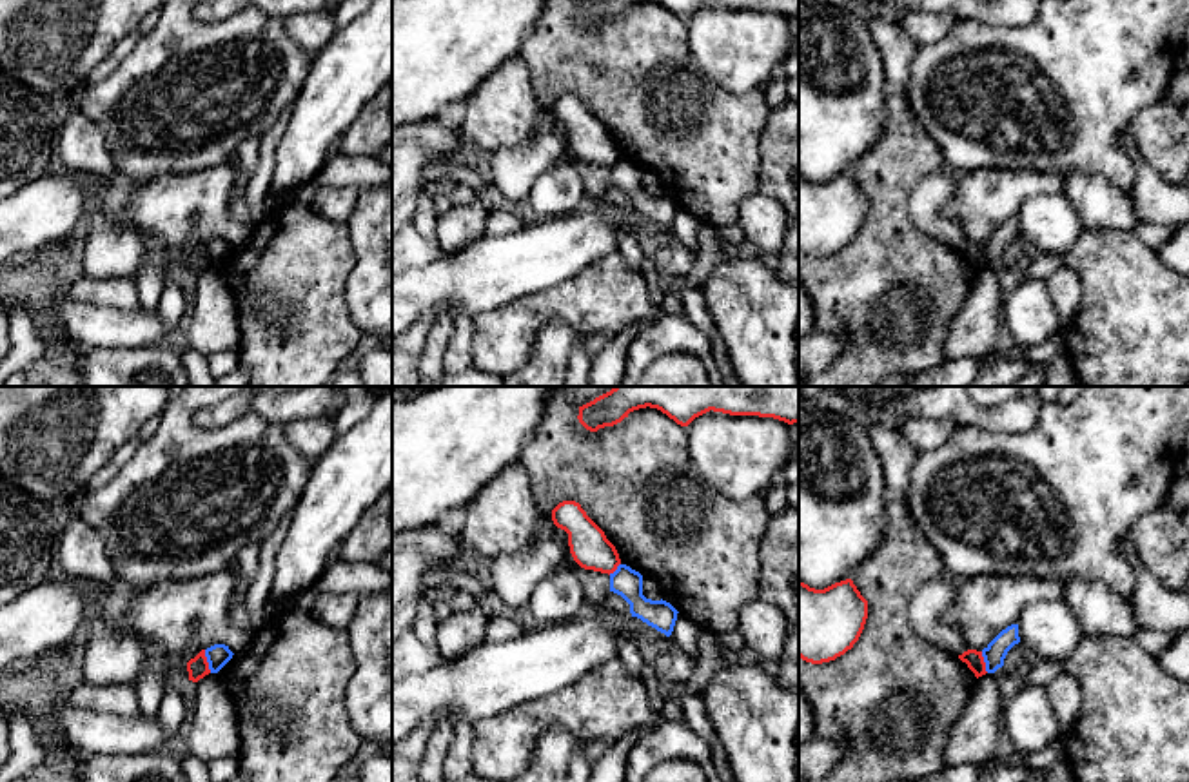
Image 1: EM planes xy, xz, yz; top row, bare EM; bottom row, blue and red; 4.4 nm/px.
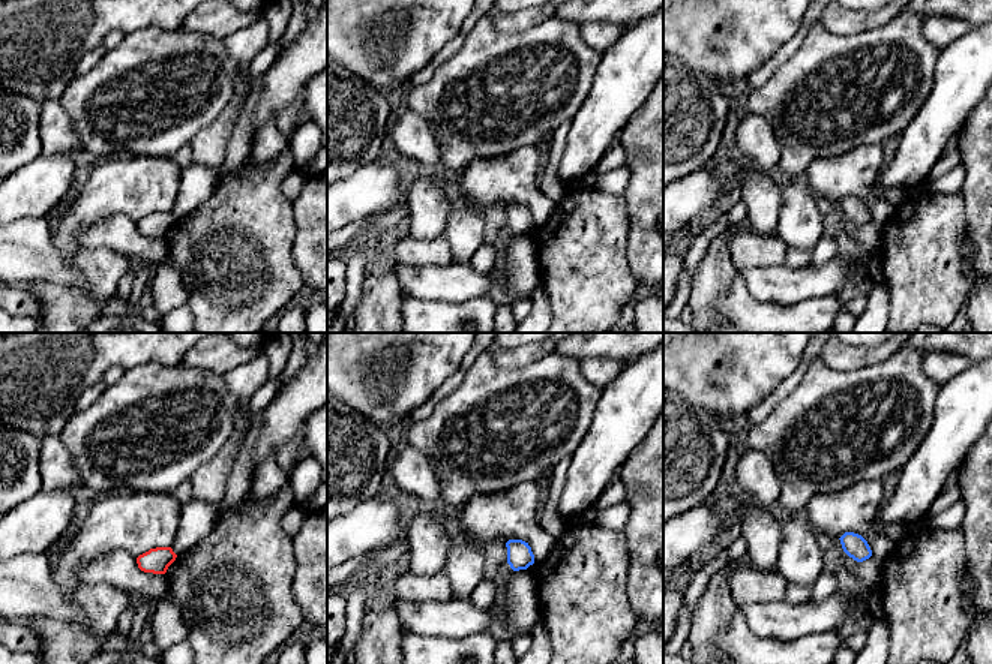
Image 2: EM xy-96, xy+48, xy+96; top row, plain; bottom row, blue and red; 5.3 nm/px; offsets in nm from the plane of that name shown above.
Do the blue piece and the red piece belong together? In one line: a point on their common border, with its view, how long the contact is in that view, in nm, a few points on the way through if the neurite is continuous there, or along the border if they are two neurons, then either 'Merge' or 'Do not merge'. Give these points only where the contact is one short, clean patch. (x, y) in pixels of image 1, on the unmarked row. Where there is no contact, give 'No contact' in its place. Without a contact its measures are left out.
Touches blue at xy (207, 254). Shared border 110 nm. Boundary: xy (204, 244), (211, 265). Do not merge

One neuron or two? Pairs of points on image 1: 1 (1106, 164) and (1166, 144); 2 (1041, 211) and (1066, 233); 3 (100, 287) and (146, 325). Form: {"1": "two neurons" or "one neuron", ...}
{"1": "two neurons", "2": "one neuron", "3": "two neurons"}

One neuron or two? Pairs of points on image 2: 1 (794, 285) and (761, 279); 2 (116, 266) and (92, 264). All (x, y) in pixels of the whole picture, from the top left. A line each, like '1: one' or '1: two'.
1: one
2: one

